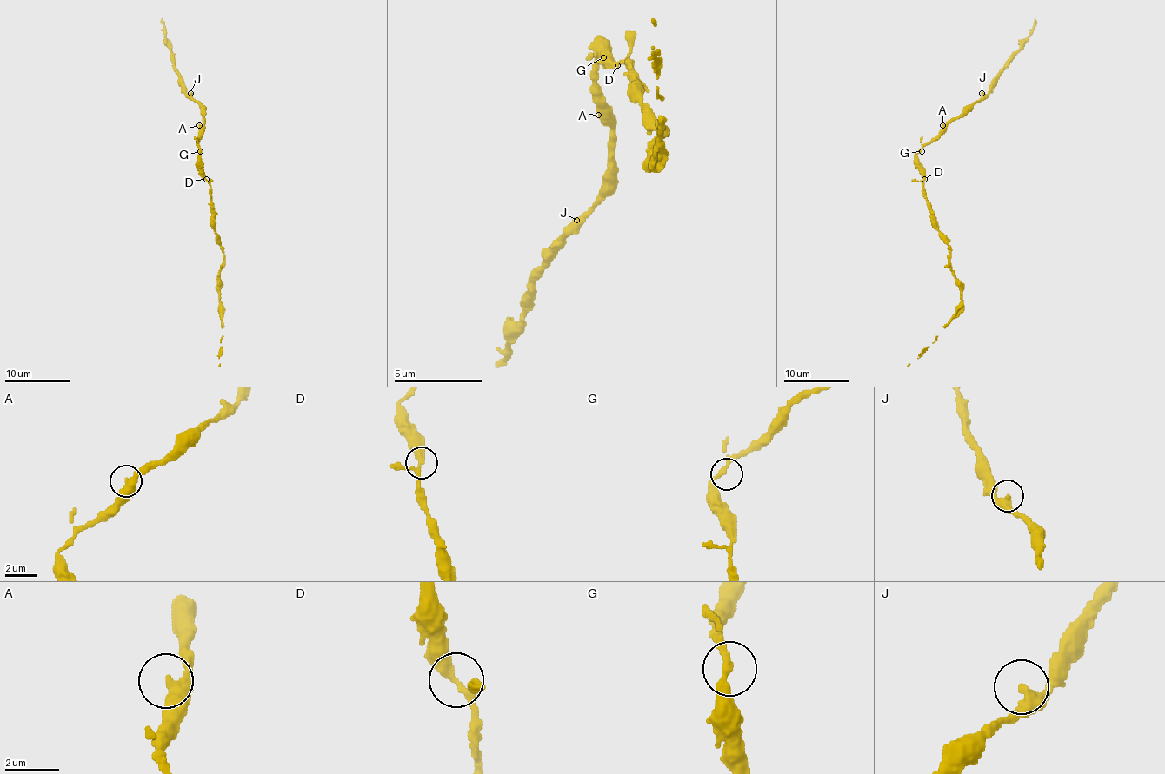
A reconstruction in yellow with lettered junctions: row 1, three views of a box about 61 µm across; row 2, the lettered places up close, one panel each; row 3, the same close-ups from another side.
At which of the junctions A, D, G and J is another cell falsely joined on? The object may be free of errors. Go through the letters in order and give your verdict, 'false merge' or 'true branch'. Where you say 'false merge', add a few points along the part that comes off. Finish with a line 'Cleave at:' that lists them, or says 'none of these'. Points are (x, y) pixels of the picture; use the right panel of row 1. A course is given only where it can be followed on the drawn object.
A: true branch
D: true branch
G: true branch
J: true branch
Cleave at: none of these

